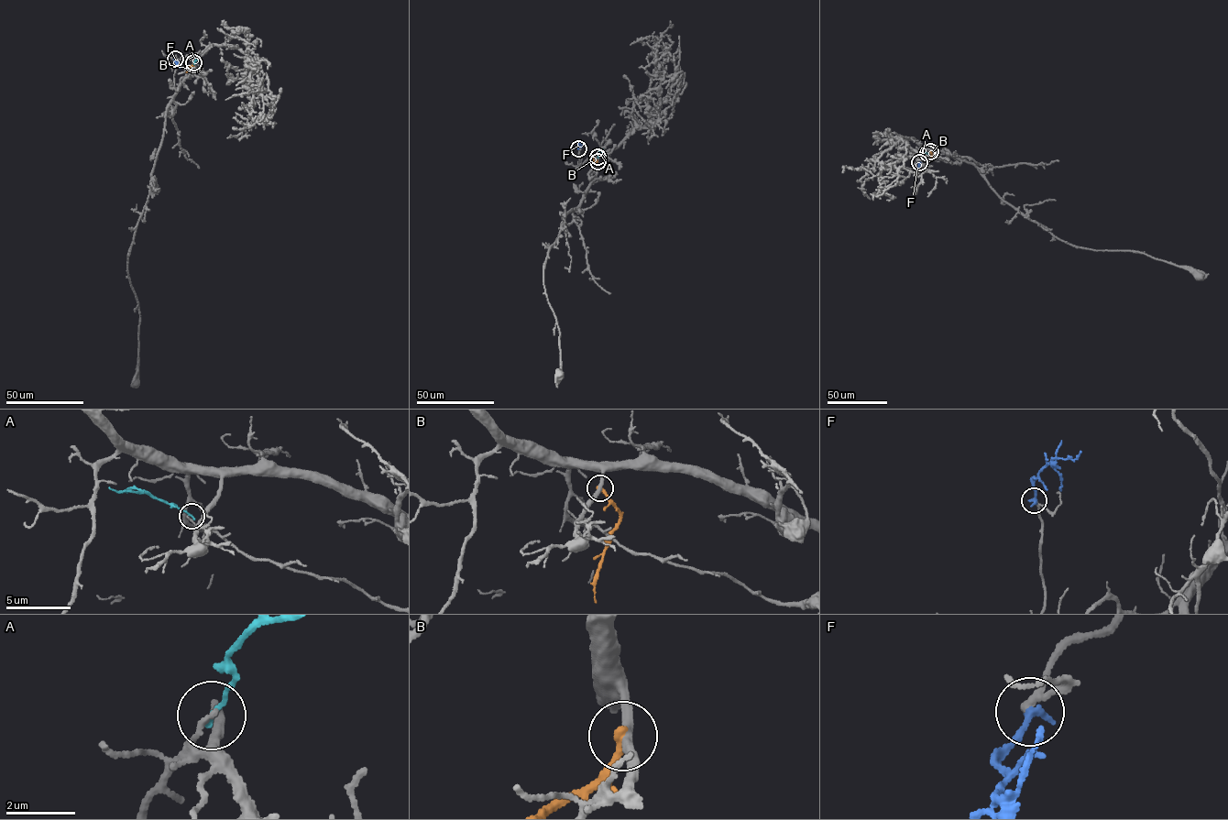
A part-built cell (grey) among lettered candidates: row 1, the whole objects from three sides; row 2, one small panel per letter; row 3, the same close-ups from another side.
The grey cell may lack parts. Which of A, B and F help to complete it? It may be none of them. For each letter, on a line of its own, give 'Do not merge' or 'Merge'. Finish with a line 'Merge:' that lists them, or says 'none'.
A: Do not merge
B: Do not merge
F: Do not merge
Merge: none

